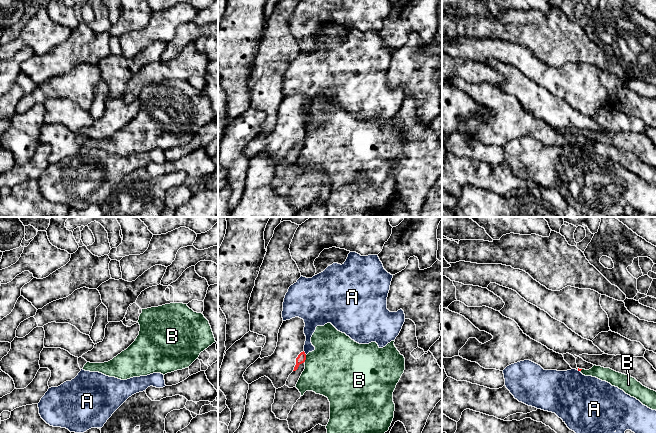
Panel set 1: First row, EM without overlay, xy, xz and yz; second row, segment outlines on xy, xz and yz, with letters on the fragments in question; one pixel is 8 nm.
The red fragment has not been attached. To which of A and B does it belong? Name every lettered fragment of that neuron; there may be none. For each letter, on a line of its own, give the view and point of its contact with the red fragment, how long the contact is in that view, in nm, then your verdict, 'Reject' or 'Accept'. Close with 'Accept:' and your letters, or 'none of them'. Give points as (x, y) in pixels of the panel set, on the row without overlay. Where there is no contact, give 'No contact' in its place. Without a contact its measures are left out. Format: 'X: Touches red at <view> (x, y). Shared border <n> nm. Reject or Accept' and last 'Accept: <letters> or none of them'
A: Touches red at xz (304, 129). Shared border 40 nm. Reject
B: Touches red at xz (305, 134). Shared border 60 nm. Reject
Accept: none of them

